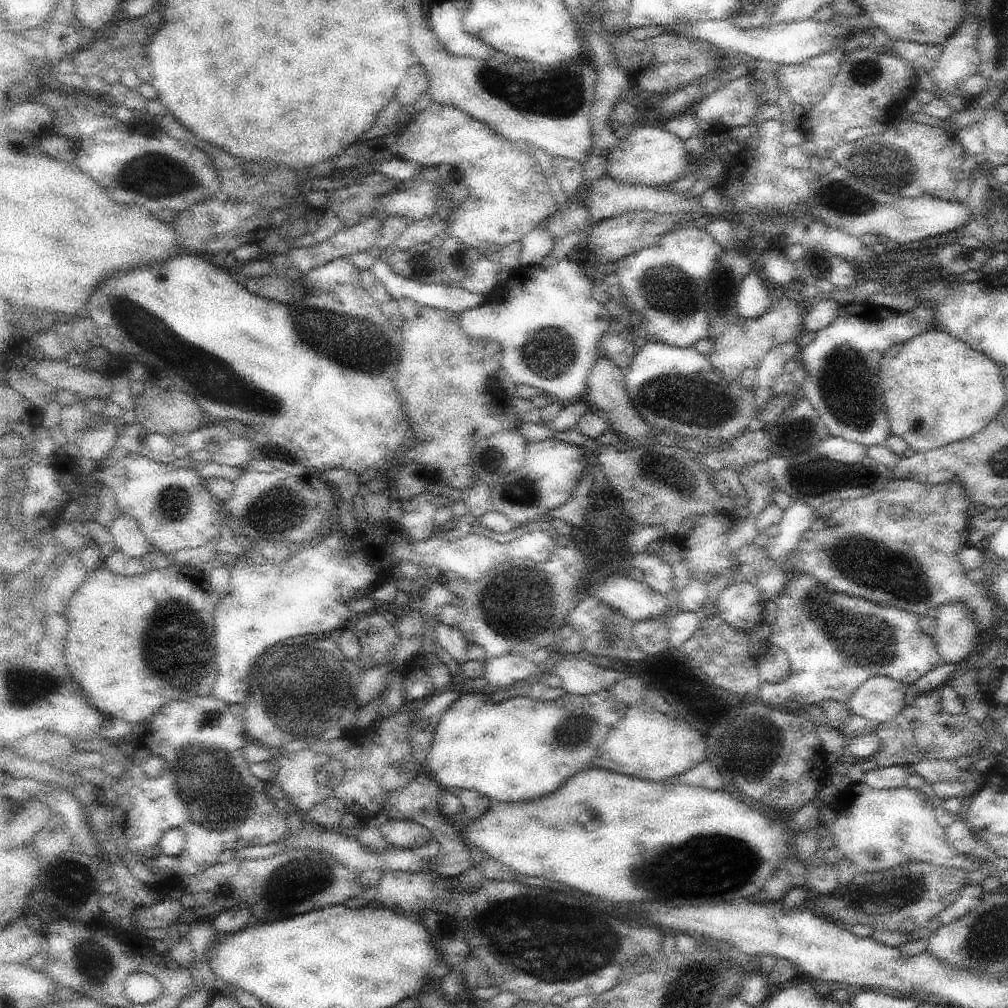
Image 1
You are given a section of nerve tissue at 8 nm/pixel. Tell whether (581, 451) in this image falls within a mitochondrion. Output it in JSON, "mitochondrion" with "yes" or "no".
{"mitochondrion":"no"}

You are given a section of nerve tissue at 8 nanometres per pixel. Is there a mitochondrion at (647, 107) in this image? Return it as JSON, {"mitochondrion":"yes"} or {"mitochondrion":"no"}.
{"mitochondrion":"no"}

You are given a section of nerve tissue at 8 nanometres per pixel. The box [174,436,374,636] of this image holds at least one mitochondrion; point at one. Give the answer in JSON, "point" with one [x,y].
{"point":[271,510]}

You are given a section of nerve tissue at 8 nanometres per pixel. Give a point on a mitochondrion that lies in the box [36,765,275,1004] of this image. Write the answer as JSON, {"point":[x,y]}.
{"point":[93,963]}

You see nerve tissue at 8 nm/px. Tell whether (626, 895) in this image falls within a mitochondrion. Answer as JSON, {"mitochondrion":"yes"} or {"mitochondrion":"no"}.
{"mitochondrion":"no"}

